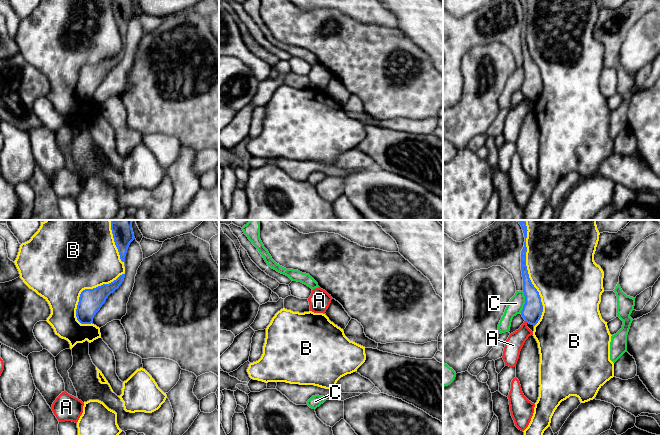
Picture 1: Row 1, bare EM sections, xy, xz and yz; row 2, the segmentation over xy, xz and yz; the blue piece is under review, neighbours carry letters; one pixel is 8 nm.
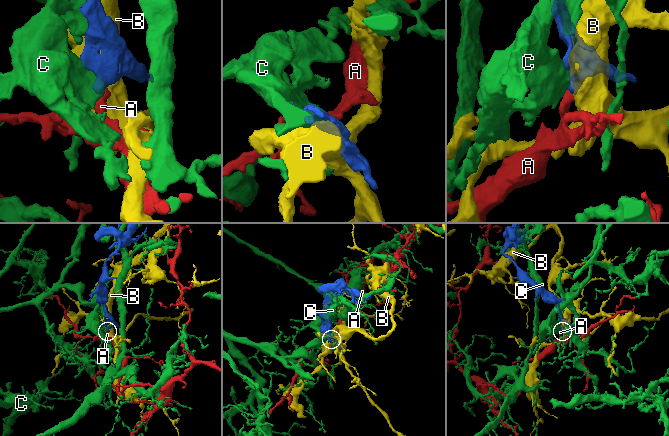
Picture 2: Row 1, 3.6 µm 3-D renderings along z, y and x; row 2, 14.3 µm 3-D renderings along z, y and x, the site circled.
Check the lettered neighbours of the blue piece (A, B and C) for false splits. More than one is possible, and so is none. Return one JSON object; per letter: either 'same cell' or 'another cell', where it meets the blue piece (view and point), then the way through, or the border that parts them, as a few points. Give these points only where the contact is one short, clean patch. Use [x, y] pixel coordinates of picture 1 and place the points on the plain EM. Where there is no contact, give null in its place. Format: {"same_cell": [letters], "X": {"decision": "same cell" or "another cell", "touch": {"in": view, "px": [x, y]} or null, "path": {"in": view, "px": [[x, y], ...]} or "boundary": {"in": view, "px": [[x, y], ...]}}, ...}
{"same_cell": [], "A": {"decision": "another cell", "touch": {"in": "yz", "px": [526, 97]}, "boundary": {"in": "yz", "px": [[525, 96], [527, 98]]}}, "B": {"decision": "another cell", "touch": {"in": "yz", "px": [528, 51]}}, "C": {"decision": "another cell", "touch": {"in": "yz", "px": [525, 78]}}}

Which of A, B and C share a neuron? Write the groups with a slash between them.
A / B / C

